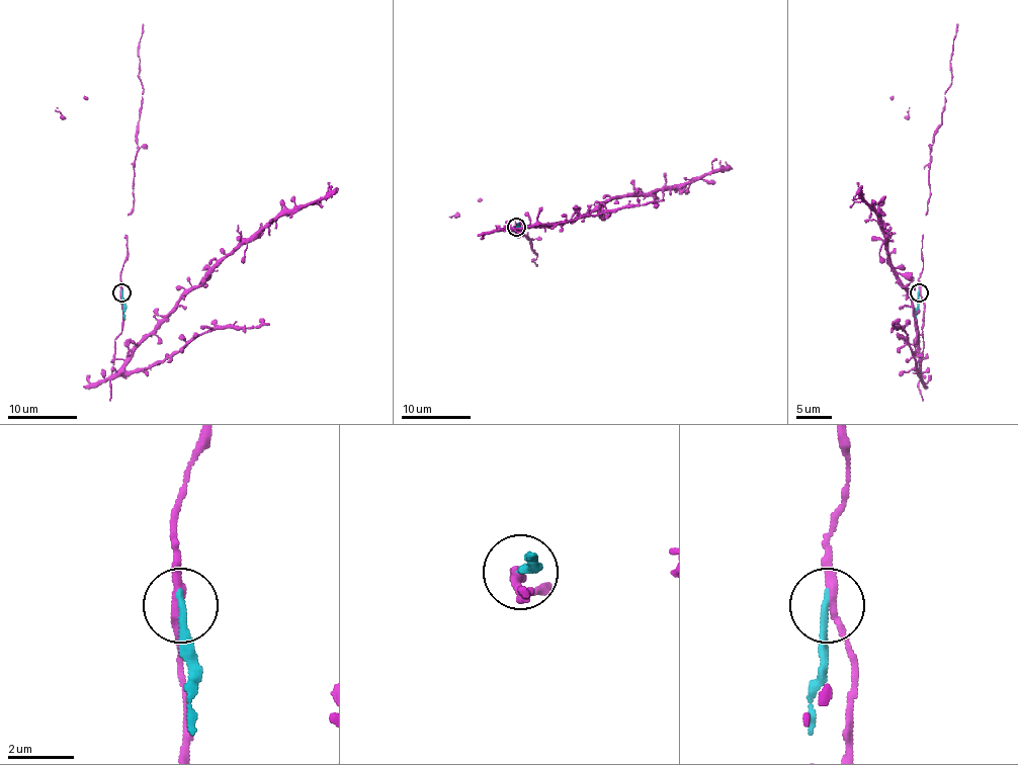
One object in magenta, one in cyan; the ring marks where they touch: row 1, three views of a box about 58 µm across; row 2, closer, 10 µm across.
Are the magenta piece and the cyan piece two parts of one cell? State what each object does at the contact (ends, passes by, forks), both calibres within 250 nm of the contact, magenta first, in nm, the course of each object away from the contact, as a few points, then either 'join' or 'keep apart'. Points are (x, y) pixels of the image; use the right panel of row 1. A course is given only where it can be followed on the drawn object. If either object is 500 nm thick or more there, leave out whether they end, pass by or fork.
magenta passes by; cyan ends; calibres 240 and 240 nm; course magenta (920, 292), (923, 301), (923, 351), (920, 360), (915, 308), (891, 257), (881, 219), (866, 203), (859, 187); course cyan (918, 292), (915, 320); keep apart

